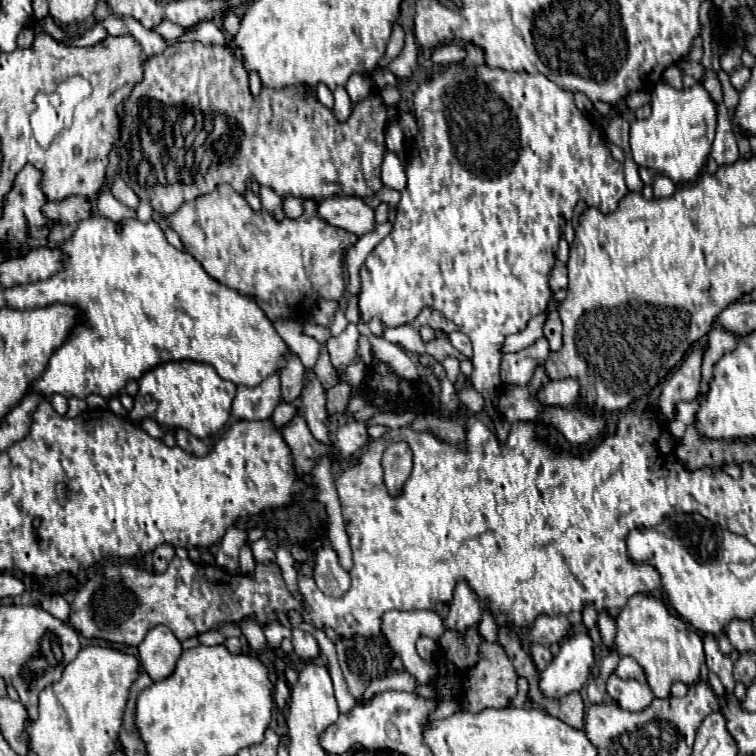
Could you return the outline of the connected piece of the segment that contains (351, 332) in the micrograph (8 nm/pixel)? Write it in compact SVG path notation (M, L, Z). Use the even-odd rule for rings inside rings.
M348 323L344 333L340 333L338 337L330 337L326 341L330 357L334 357L332 363L340 373L344 373L344 369L356 361L356 341L358 341L358 325L356 323Z

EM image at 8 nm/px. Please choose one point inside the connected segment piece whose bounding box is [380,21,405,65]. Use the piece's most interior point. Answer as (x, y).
(395, 44)

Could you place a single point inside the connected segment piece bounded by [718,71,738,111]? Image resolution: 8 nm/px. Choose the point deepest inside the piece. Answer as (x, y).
(730, 94)

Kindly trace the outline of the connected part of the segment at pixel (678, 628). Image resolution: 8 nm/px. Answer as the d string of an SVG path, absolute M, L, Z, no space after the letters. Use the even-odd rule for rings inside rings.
M646 593L632 595L626 607L616 617L618 633L614 637L614 649L620 657L634 657L644 669L646 681L658 699L670 697L670 687L676 681L686 685L700 679L700 665L704 663L704 649L700 633L674 615L662 599Z

